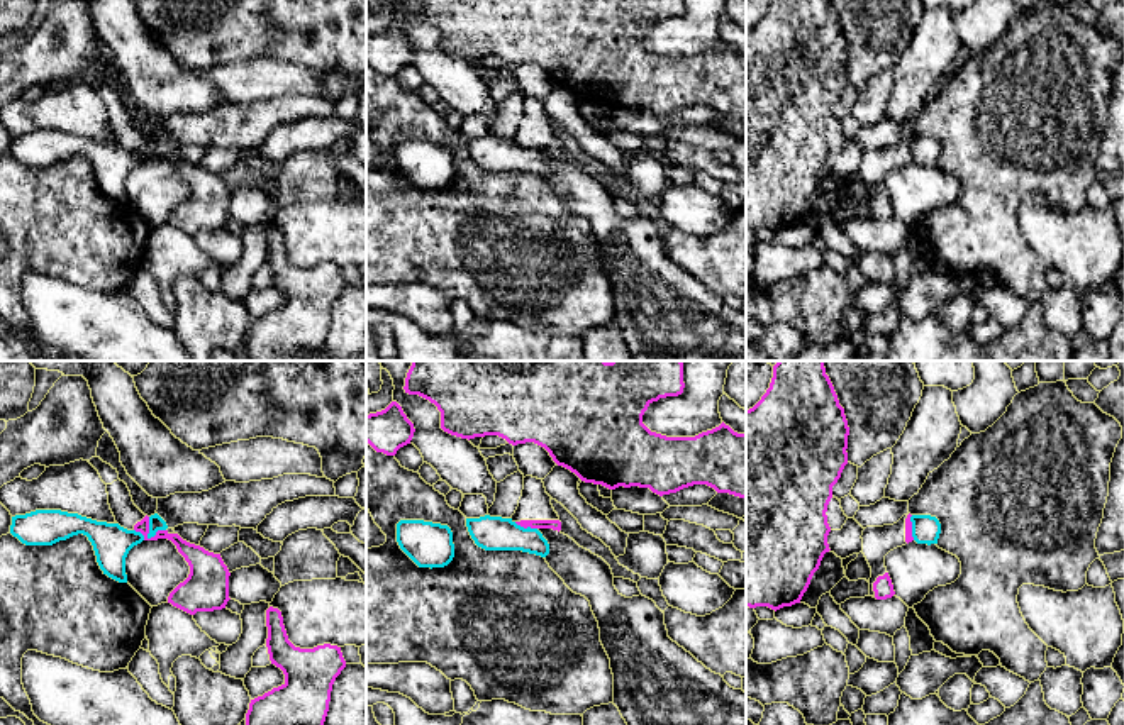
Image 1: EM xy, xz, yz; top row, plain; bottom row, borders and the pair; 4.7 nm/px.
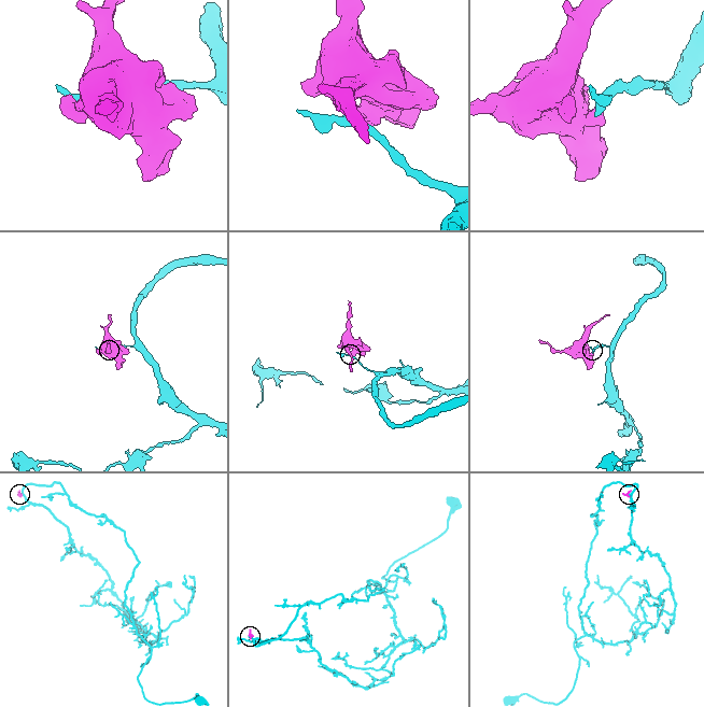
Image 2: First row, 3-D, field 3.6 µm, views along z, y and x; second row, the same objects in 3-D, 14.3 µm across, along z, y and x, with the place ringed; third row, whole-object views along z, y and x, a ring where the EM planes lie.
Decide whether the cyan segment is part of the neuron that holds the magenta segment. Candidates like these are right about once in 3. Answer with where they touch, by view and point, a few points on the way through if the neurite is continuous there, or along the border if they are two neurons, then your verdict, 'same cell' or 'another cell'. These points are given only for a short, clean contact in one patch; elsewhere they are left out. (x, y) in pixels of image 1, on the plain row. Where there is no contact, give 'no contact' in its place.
contact xy (151, 158); border xy (165, 149), (150, 158), (134, 151); another cell

